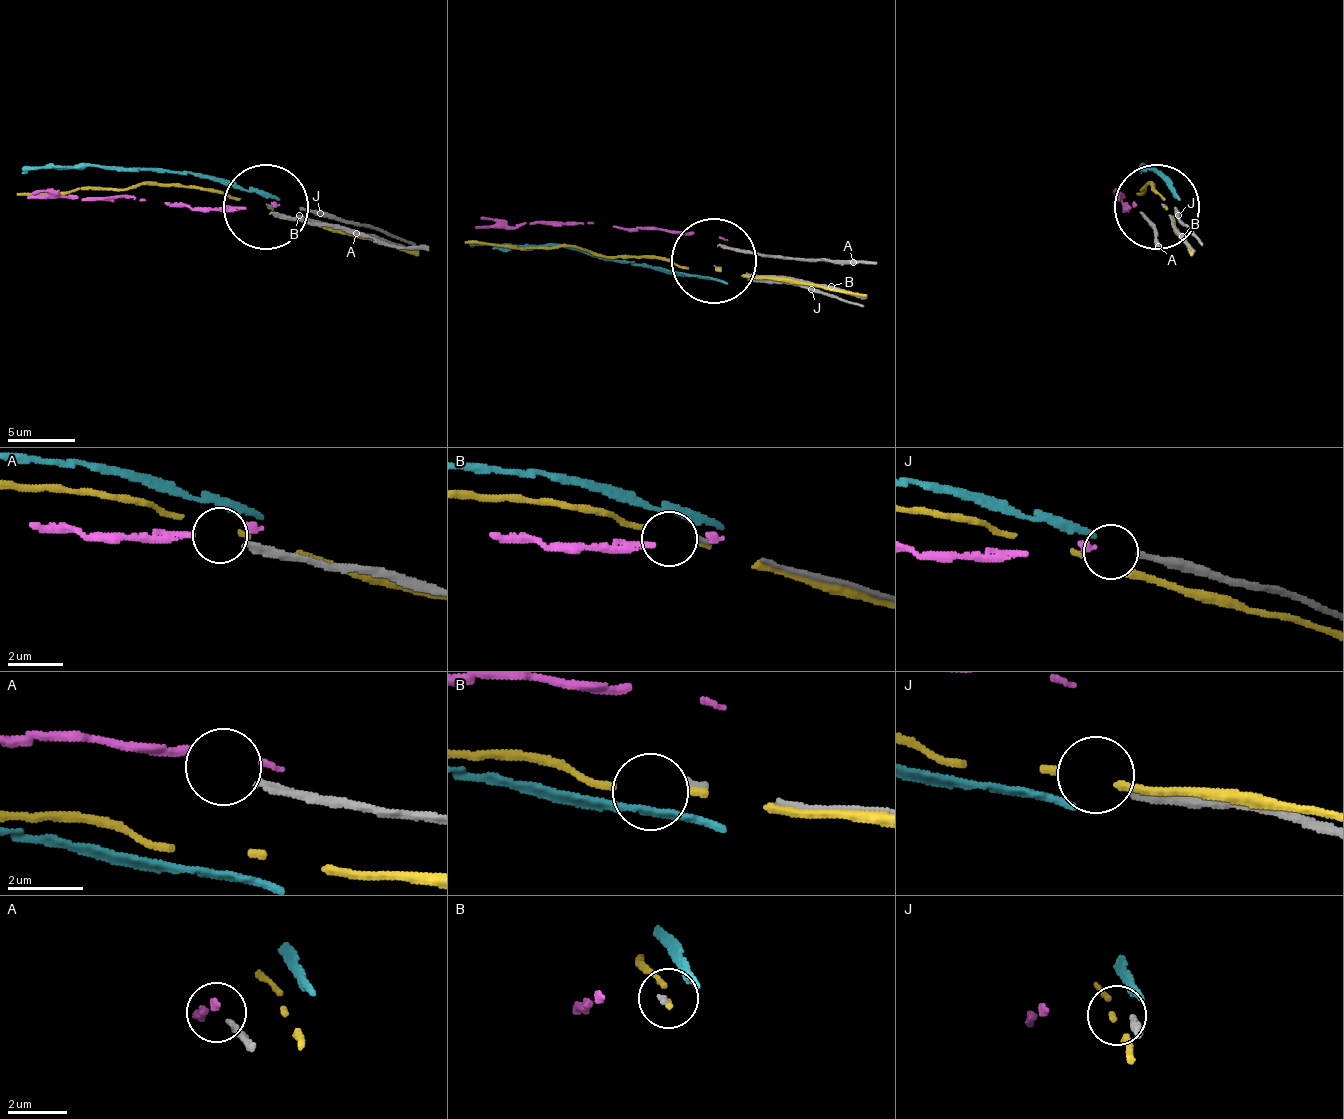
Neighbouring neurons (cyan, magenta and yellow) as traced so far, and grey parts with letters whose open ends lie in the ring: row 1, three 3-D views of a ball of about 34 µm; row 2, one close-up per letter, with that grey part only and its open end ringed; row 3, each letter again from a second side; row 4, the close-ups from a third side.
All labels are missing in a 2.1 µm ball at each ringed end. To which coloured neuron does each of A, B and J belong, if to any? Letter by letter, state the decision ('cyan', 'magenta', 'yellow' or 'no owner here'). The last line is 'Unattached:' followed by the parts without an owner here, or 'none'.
A: no owner here
B: no owner here
J: no owner here
Unattached: A, B, J

